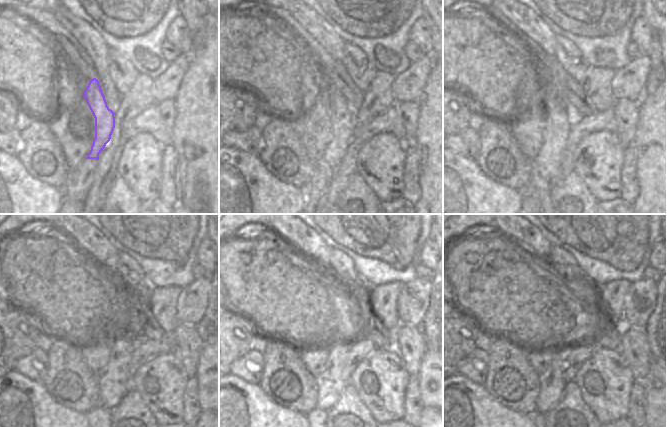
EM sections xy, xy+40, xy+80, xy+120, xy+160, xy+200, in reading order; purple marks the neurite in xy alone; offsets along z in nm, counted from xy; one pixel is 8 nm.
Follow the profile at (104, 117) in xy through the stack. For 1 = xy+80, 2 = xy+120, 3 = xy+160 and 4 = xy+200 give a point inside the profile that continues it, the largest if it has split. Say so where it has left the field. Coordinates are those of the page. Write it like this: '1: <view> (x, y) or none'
1: xy+80 (568, 138)
2: xy+120 (113, 381)
3: xy+160 (331, 383)
4: xy+200 (552, 382)

